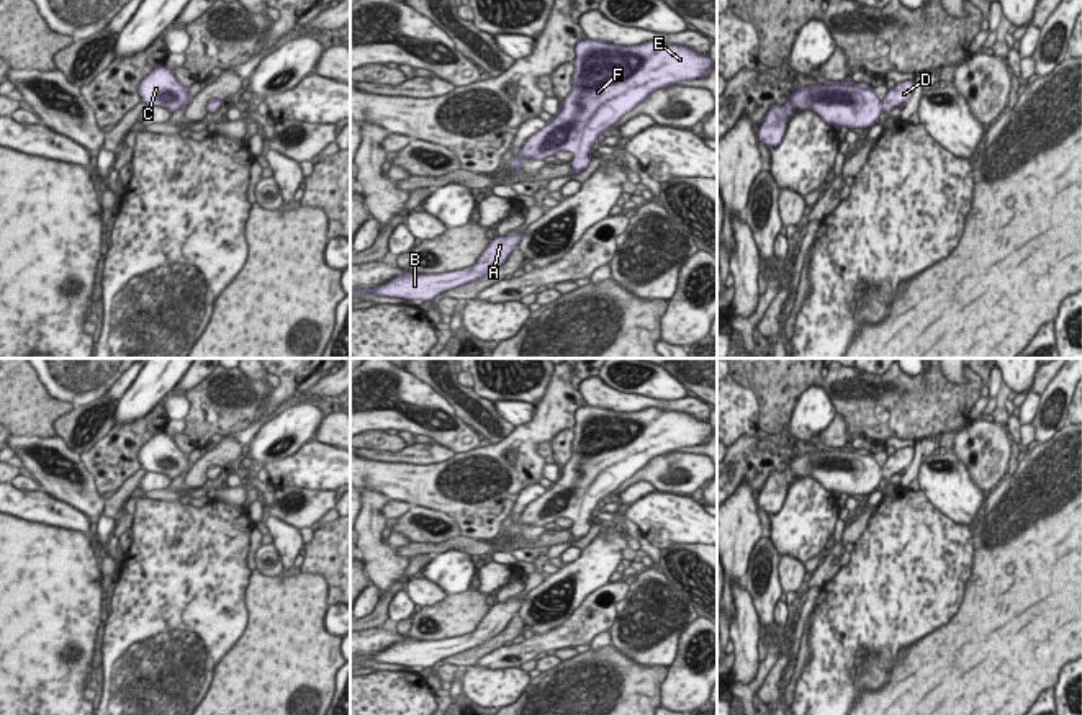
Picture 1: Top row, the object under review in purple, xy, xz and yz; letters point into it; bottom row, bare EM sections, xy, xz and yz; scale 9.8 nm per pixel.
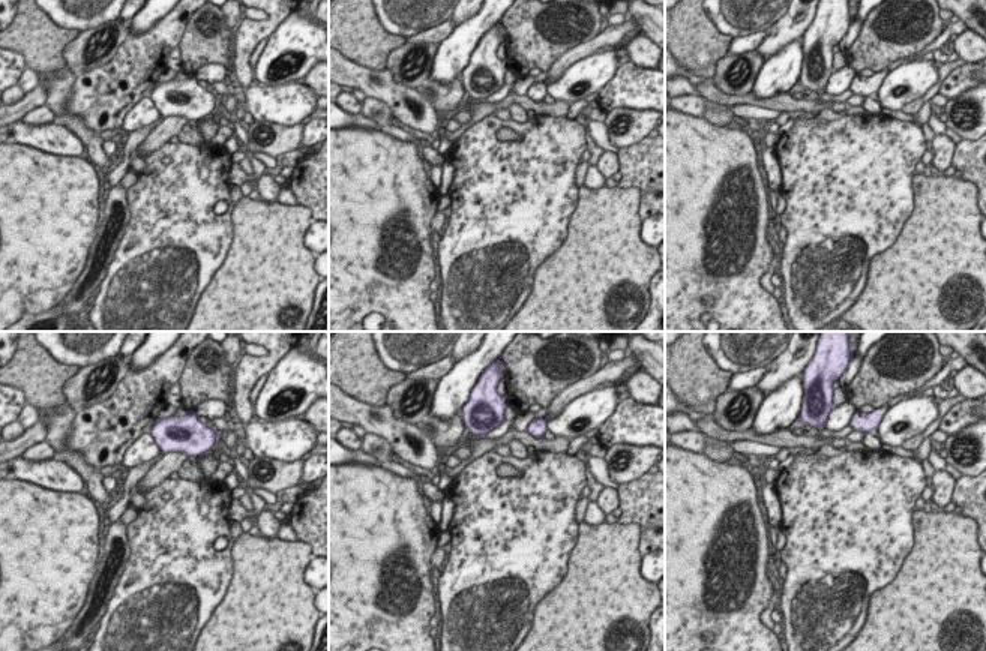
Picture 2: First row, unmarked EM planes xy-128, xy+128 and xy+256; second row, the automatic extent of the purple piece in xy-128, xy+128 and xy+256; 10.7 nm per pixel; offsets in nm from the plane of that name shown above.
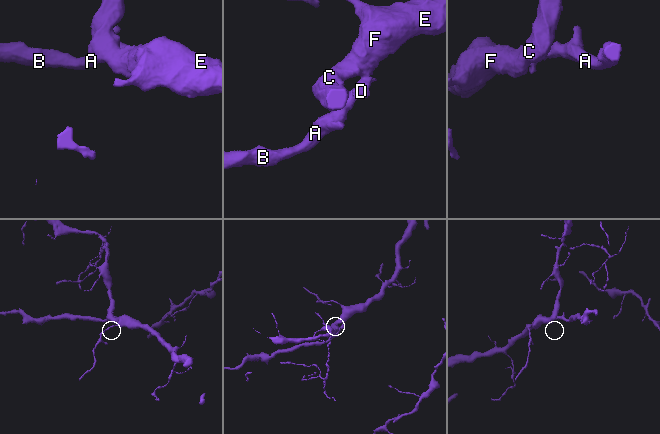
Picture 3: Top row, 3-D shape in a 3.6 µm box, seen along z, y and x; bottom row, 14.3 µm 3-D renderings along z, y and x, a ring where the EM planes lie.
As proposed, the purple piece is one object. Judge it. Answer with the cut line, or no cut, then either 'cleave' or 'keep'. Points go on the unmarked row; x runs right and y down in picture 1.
no cut | keep

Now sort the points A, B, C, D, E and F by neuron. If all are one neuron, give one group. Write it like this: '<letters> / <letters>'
A B C D E F

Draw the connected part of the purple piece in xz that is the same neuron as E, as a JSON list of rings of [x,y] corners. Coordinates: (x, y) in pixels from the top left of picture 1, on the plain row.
[[[586,404],[576,412],[575,434],[571,461],[548,492],[524,510],[522,522],[509,528],[514,537],[524,535],[524,525],[543,527],[571,519],[573,540],[583,538],[591,530],[588,520],[606,496],[653,458],[704,445],[712,427],[688,412],[660,407],[619,412]]]

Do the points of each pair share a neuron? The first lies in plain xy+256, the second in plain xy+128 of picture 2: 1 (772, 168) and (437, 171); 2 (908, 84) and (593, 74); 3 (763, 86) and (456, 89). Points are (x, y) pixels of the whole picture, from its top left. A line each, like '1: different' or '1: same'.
1: different
2: same
3: different

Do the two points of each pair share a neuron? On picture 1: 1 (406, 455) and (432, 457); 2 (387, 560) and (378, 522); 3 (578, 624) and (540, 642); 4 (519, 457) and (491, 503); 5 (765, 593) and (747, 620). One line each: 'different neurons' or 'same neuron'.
1: same neuron
2: same neuron
3: same neuron
4: same neuron
5: different neurons

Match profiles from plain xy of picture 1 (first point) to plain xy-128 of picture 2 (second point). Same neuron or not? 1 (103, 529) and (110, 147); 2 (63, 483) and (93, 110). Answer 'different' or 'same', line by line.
1: same
2: different

